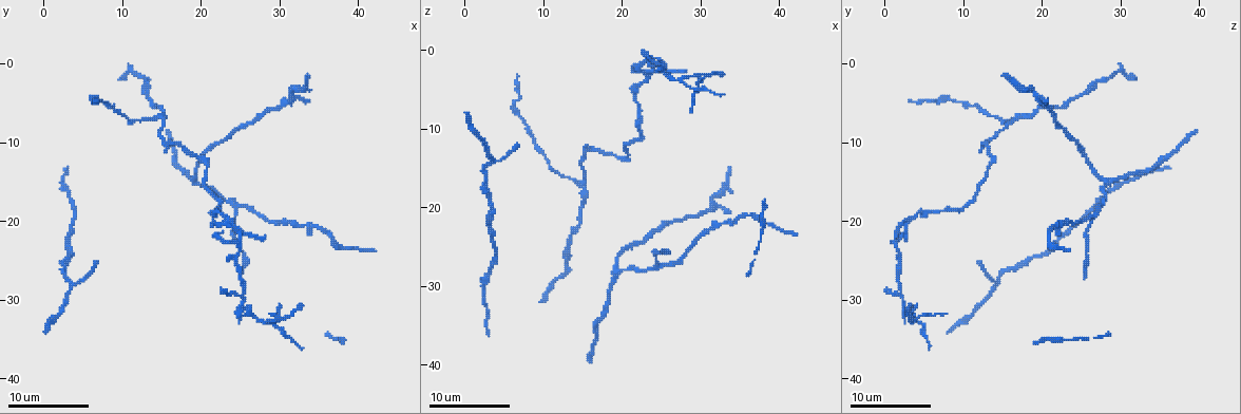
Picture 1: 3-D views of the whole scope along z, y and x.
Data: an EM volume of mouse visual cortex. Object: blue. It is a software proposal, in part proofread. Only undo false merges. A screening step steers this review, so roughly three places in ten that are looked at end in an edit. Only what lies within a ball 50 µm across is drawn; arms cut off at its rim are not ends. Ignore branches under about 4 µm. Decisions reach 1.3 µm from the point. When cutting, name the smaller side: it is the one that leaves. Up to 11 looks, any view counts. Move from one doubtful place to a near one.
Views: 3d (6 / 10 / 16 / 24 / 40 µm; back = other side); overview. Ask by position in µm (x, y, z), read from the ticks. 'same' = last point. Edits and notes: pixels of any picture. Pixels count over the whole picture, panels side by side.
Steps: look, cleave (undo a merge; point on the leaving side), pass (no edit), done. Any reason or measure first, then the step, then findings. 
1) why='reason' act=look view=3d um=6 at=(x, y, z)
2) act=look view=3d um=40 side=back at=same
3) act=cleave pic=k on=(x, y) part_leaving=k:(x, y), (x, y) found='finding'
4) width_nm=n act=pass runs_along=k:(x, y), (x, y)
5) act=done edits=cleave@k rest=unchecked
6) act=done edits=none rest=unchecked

why='thick turns thin' act=look view=3d um=6 at=(22.5, 19.0, 8.0)

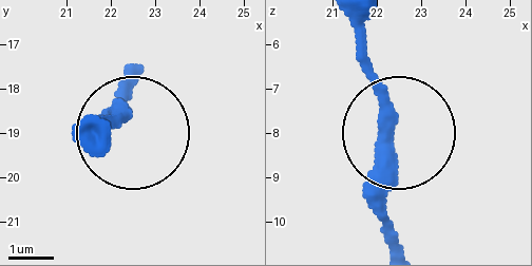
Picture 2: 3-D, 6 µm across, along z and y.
act=pass runs_along=2:(388, 243), (388, 96), (365, 51), (365, 20) found='all the same cell'

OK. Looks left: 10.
act=look view=3d um=16 at=(24.5, 18.5, 27.0)

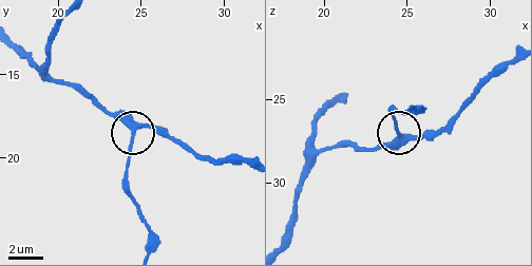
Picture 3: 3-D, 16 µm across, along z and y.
arms=3 act=pass found='one cell here'

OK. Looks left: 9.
why='four arms meet' act=look view=3d um=10 at=(19.5, 15.5, 28.5)

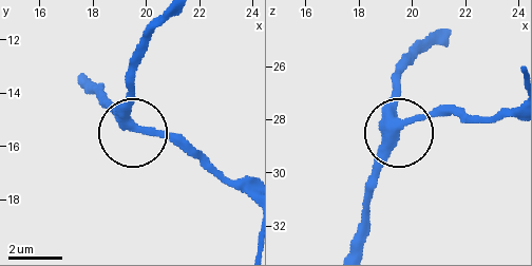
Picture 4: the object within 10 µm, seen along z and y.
width_nm=330 act=pass found='continuous, no second cell'

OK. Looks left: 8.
why='a fork' act=look view=3d um=10 at=(14.5, 7.0, 16.5)

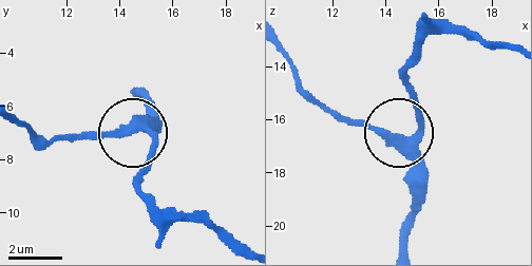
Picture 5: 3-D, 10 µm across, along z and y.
arms=3 act=pass runs_along=5:(401, 245), (415, 191), (413, 150), (401, 138), (322, 109) found='all the same cell'

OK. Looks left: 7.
why='three-way junction' act=look view=3d um=16 at=(3.5, 28.5, 14.0)

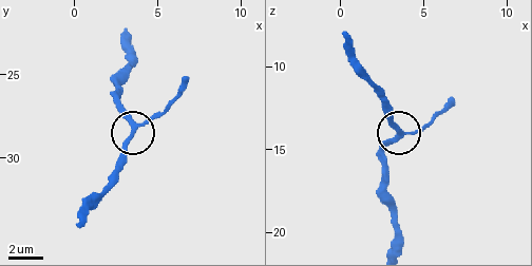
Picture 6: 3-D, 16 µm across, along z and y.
why='other side' act=look view=3d um=16 side=back at=(3.8, 28.2, 14.0)

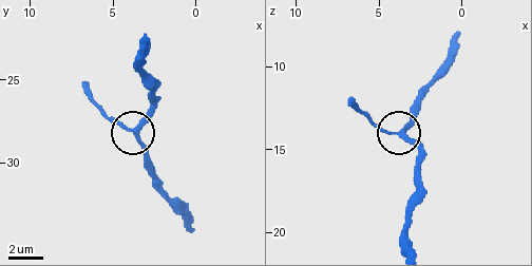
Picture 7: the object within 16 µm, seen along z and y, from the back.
arms=3 act=pass runs_along=7:(140, 42), (149, 111), (132, 131), (124, 129), (103, 112) found='all the same cell'

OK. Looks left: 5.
act=done edits=none rest=unchecked

